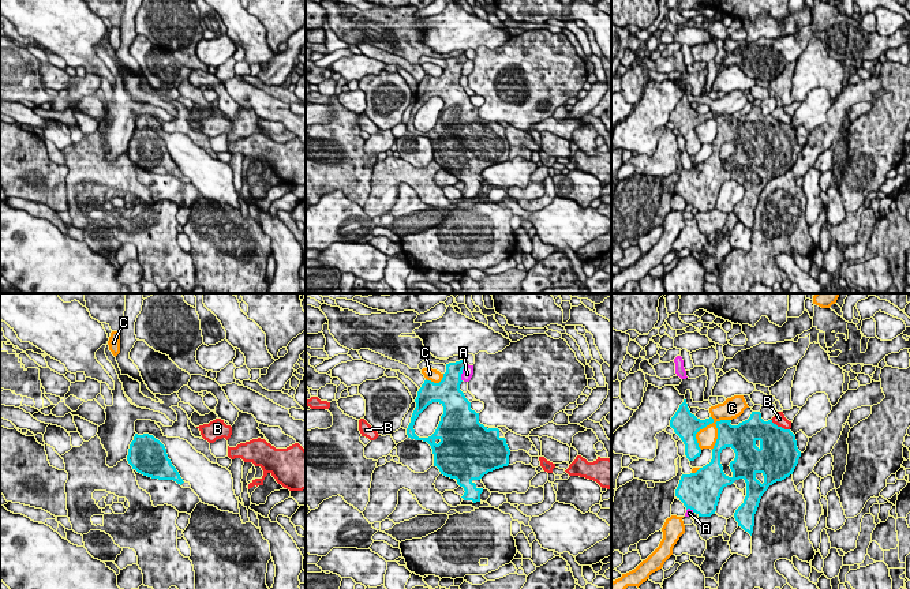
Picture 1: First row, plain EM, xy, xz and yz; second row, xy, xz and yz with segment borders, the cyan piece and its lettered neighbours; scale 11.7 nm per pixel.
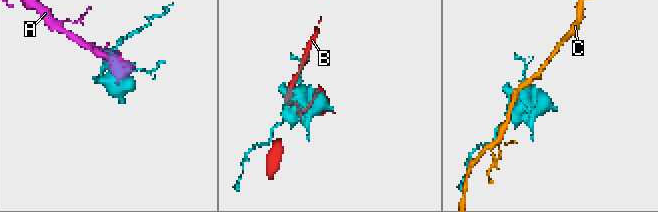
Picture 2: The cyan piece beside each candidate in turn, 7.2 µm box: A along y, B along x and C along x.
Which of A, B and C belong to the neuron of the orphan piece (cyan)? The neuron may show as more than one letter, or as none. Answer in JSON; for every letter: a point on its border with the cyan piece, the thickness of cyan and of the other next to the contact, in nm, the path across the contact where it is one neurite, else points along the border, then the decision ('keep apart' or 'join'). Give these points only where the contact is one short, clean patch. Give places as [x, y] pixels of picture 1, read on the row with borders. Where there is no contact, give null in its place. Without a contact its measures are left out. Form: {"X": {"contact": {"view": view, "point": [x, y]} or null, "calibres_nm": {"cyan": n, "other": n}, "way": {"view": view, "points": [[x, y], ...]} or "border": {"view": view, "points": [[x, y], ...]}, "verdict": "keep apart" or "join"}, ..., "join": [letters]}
{"A": {"contact": {"view": "xz", "point": [461, 372]}, "calibres_nm": {"cyan": 280, "other": 130}, "verdict": "keep apart"}, "B": {"contact": {"view": "yz", "point": [779, 427]}, "calibres_nm": {"cyan": 440, "other": 140}, "verdict": "keep apart"}, "C": {"contact": {"view": "yz", "point": [707, 424]}, "calibres_nm": {"cyan": 220, "other": 240}, "verdict": "keep apart"}, "join": []}

